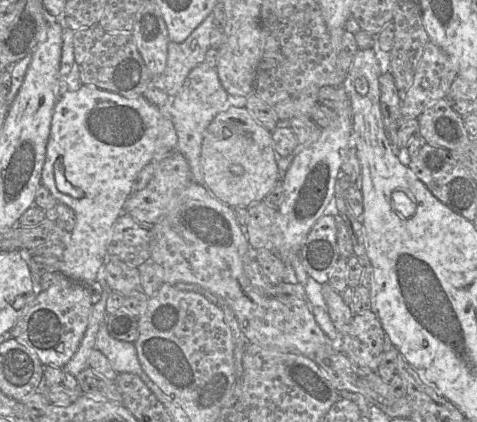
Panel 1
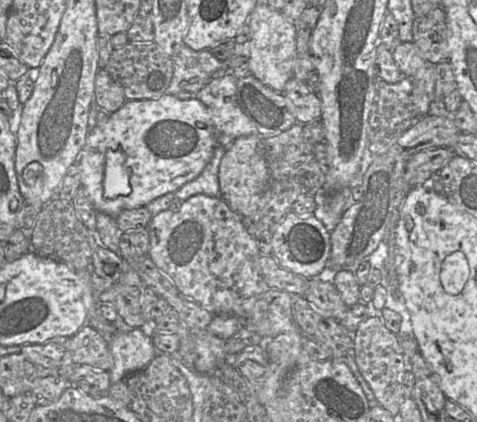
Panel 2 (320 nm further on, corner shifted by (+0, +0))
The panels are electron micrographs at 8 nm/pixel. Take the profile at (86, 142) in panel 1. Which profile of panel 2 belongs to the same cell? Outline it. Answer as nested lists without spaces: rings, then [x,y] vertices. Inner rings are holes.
[[[163,94],[155,99],[129,100],[103,124],[88,134],[77,162],[81,187],[86,191],[96,212],[116,218],[121,212],[147,206],[151,201],[175,193],[194,180],[213,157],[217,146],[213,124],[203,103],[197,99],[182,101]]]

